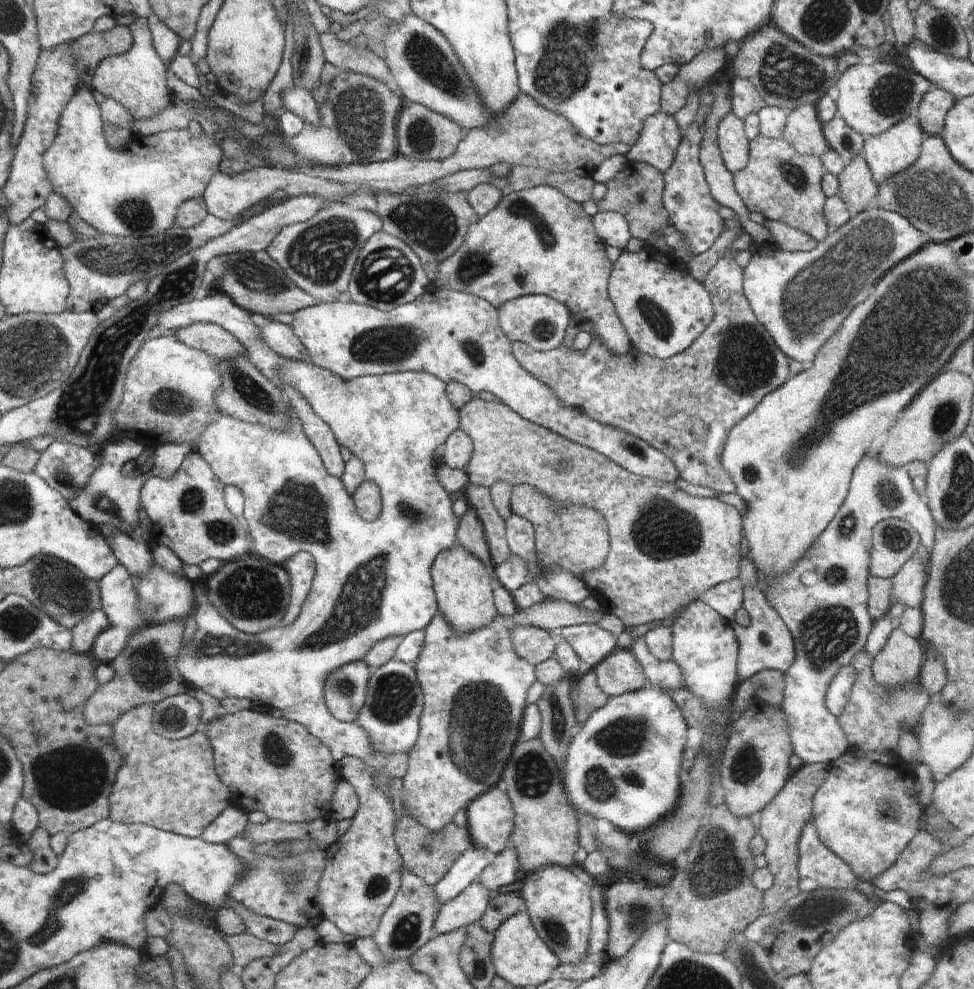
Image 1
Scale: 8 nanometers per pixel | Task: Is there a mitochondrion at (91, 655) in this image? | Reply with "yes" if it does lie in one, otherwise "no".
no

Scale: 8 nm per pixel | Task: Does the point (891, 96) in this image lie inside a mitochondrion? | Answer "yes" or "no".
yes

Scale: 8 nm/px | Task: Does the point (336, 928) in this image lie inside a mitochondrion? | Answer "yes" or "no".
no

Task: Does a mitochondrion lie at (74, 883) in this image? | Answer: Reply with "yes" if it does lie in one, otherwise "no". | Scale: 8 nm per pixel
yes

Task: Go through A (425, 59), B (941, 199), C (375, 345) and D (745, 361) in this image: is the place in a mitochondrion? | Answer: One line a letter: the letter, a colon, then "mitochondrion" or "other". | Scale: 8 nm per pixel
A: mitochondrion
B: mitochondrion
C: mitochondrion
D: mitochondrion

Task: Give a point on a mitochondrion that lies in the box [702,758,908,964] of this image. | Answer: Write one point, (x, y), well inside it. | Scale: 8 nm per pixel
(821, 913)

